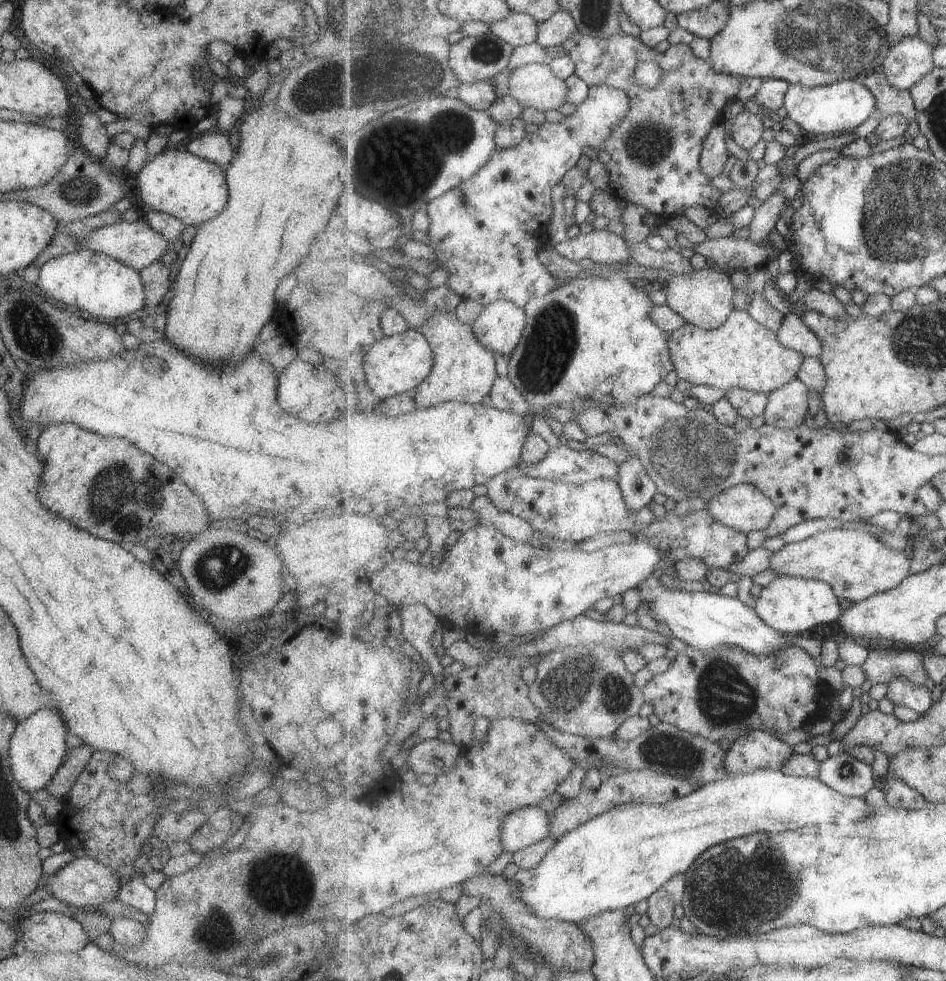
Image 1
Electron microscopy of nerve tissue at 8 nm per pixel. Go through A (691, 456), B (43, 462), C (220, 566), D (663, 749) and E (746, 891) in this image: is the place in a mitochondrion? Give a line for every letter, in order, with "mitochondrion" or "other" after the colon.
A: mitochondrion
B: other
C: mitochondrion
D: mitochondrion
E: mitochondrion

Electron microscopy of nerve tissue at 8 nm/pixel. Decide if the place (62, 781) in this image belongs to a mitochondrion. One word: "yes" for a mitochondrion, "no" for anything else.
no

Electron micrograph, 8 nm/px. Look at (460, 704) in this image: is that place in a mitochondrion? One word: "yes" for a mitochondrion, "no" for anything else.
no

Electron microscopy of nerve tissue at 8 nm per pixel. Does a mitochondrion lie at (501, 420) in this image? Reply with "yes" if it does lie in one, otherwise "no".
no

